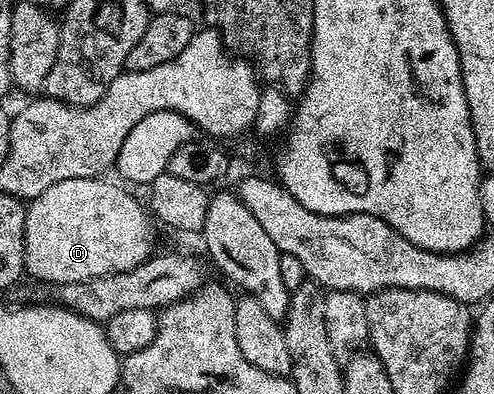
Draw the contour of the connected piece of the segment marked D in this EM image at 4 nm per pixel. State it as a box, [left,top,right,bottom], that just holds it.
[24,177,155,285]

